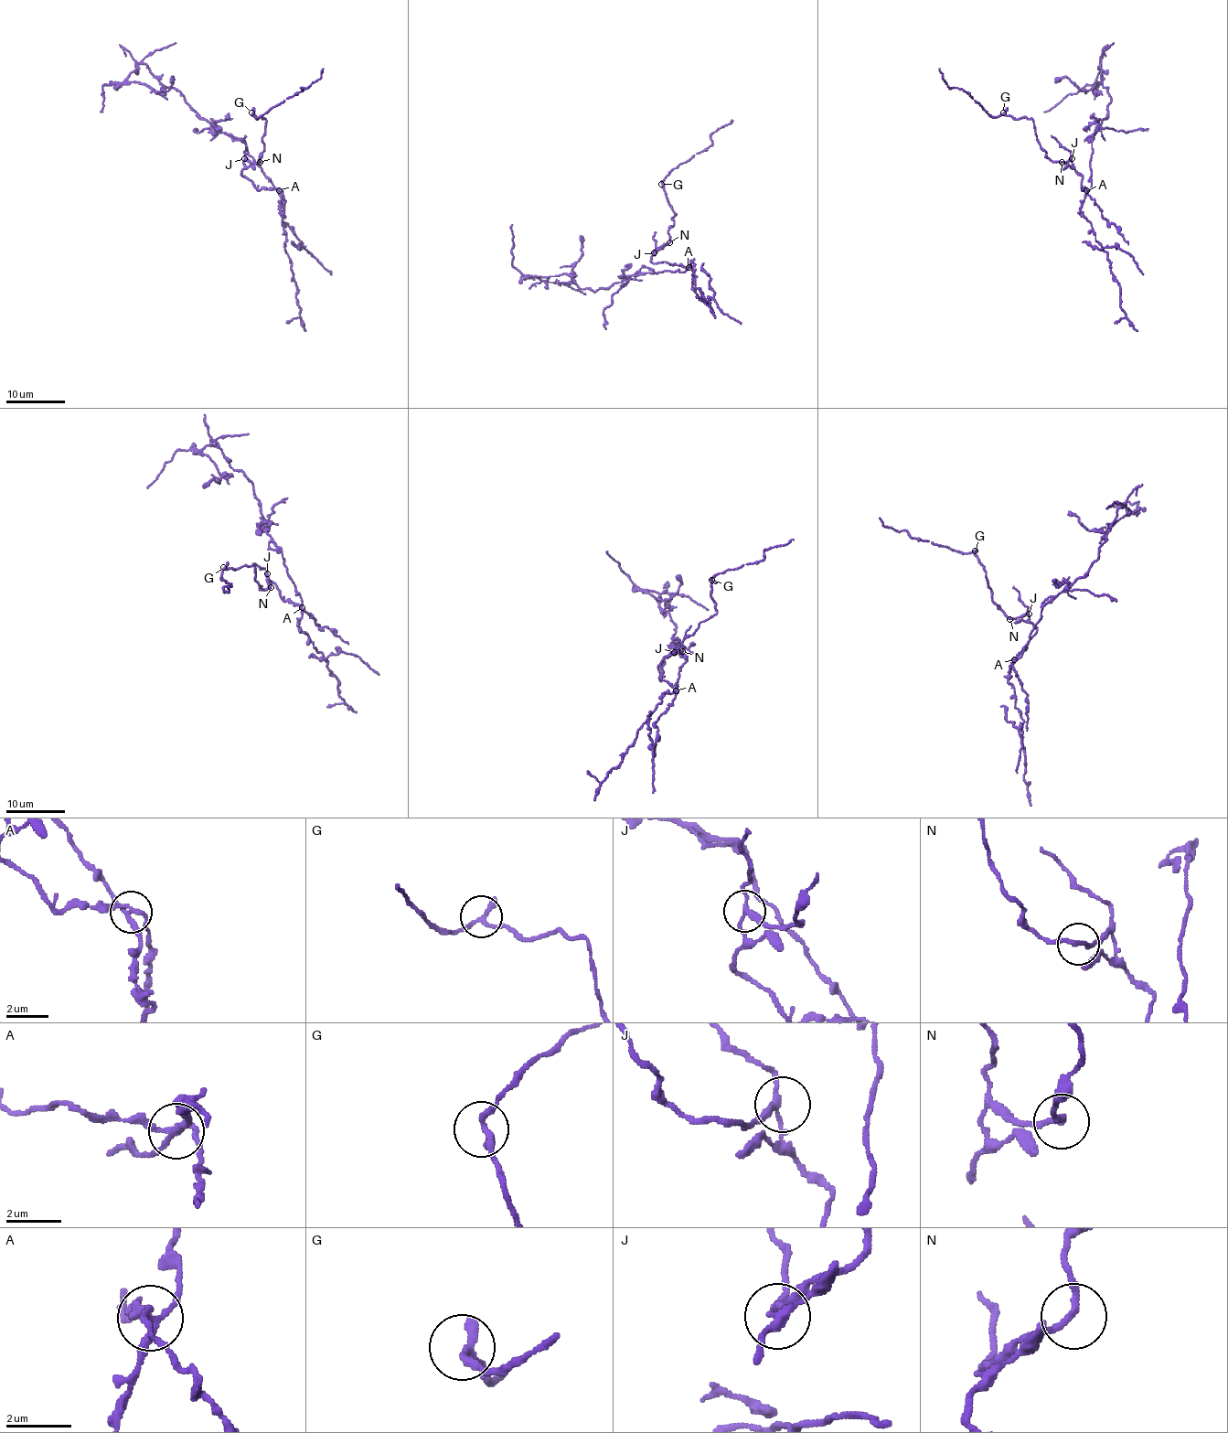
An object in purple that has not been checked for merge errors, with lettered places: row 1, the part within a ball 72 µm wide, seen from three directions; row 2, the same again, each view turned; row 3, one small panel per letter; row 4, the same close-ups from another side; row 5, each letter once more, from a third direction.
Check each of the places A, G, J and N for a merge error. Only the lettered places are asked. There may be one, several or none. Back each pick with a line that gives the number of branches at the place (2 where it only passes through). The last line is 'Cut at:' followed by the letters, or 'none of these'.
A: 4
Cut at: A

